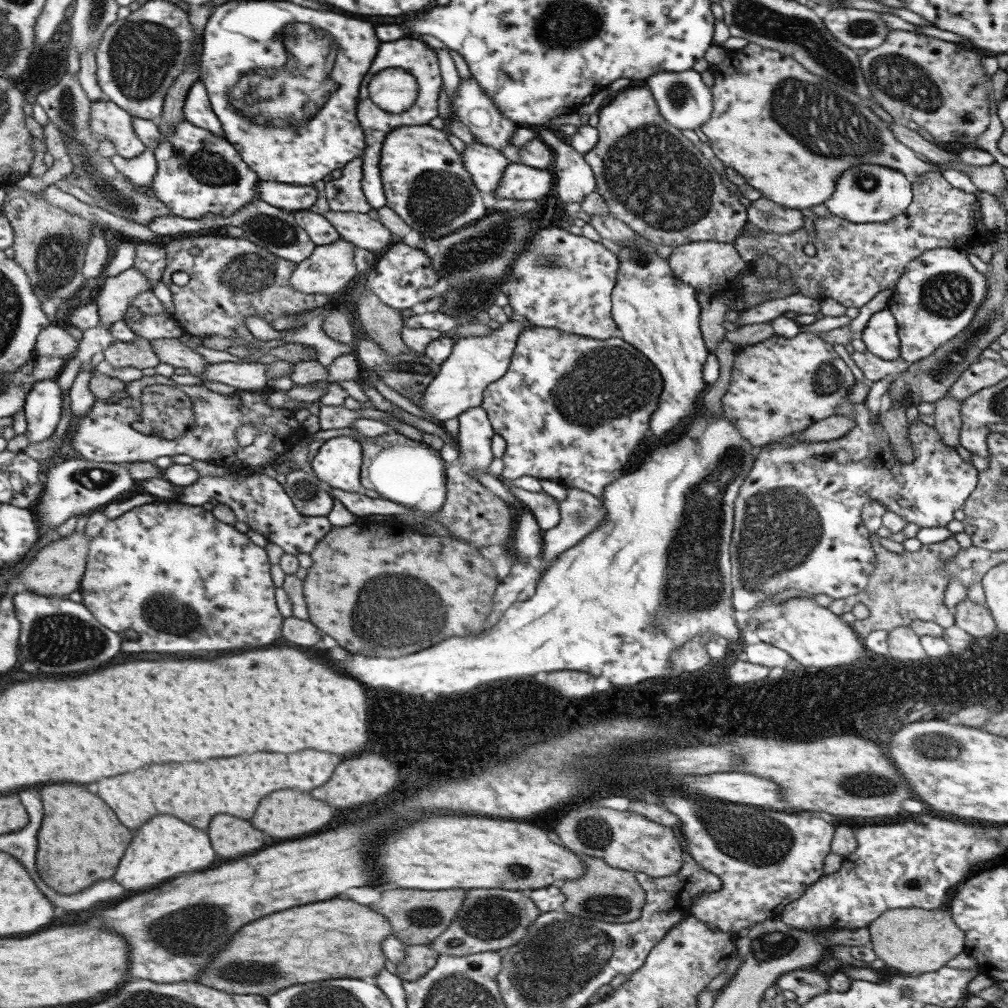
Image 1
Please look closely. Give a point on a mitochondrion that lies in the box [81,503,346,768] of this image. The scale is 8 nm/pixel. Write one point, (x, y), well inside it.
(180, 620)

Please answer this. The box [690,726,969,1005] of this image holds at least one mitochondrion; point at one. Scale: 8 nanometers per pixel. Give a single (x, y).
(749, 840)

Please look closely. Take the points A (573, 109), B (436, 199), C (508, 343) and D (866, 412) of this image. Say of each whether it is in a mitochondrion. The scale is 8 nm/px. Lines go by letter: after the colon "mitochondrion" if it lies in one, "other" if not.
A: other
B: mitochondrion
C: other
D: other

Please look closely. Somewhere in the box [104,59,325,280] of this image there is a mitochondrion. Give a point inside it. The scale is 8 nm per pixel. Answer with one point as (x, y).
(211, 168)

